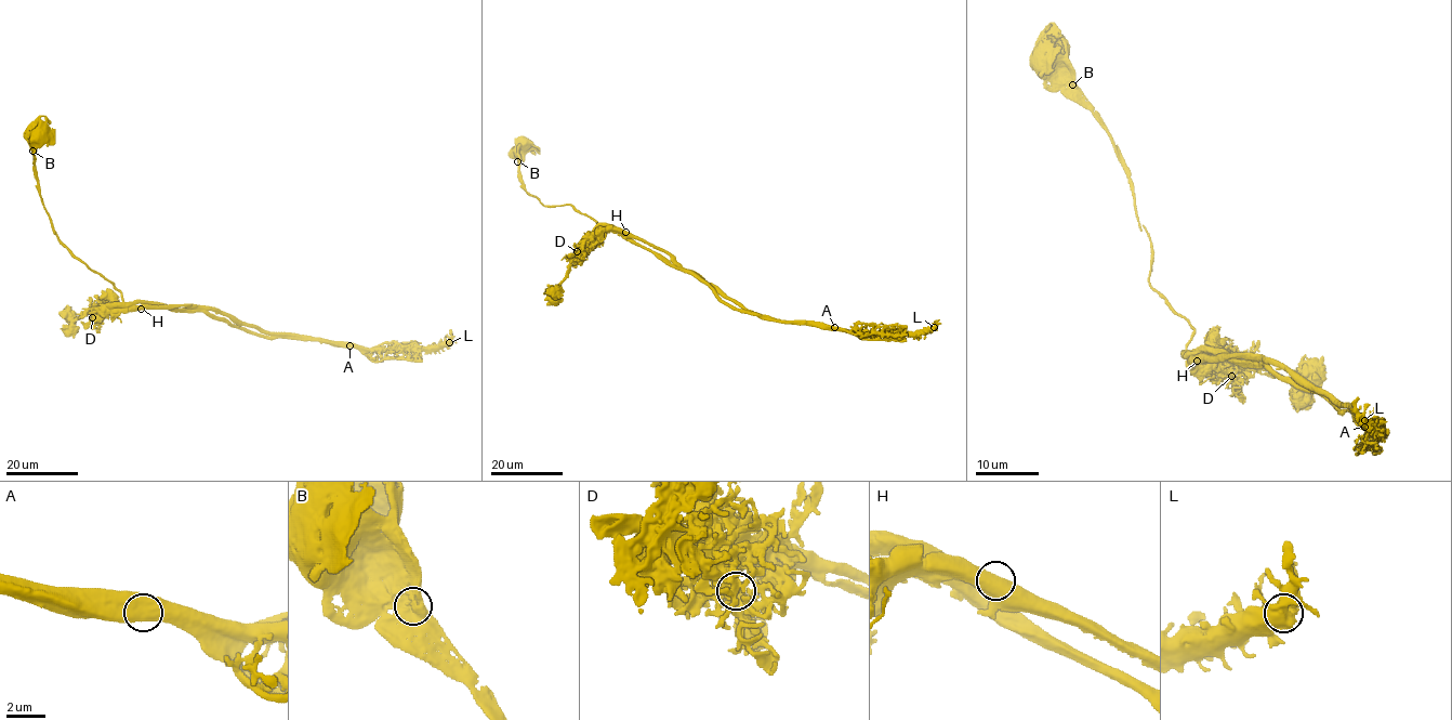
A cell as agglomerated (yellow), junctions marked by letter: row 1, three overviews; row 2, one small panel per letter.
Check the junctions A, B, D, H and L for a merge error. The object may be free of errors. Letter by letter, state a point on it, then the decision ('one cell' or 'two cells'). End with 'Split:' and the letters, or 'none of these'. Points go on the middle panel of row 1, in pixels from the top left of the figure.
A: place (834, 327); two cells
B: place (517, 161); one cell
D: place (577, 251); one cell
H: place (625, 232); one cell
L: place (934, 327); one cell
Split: A

